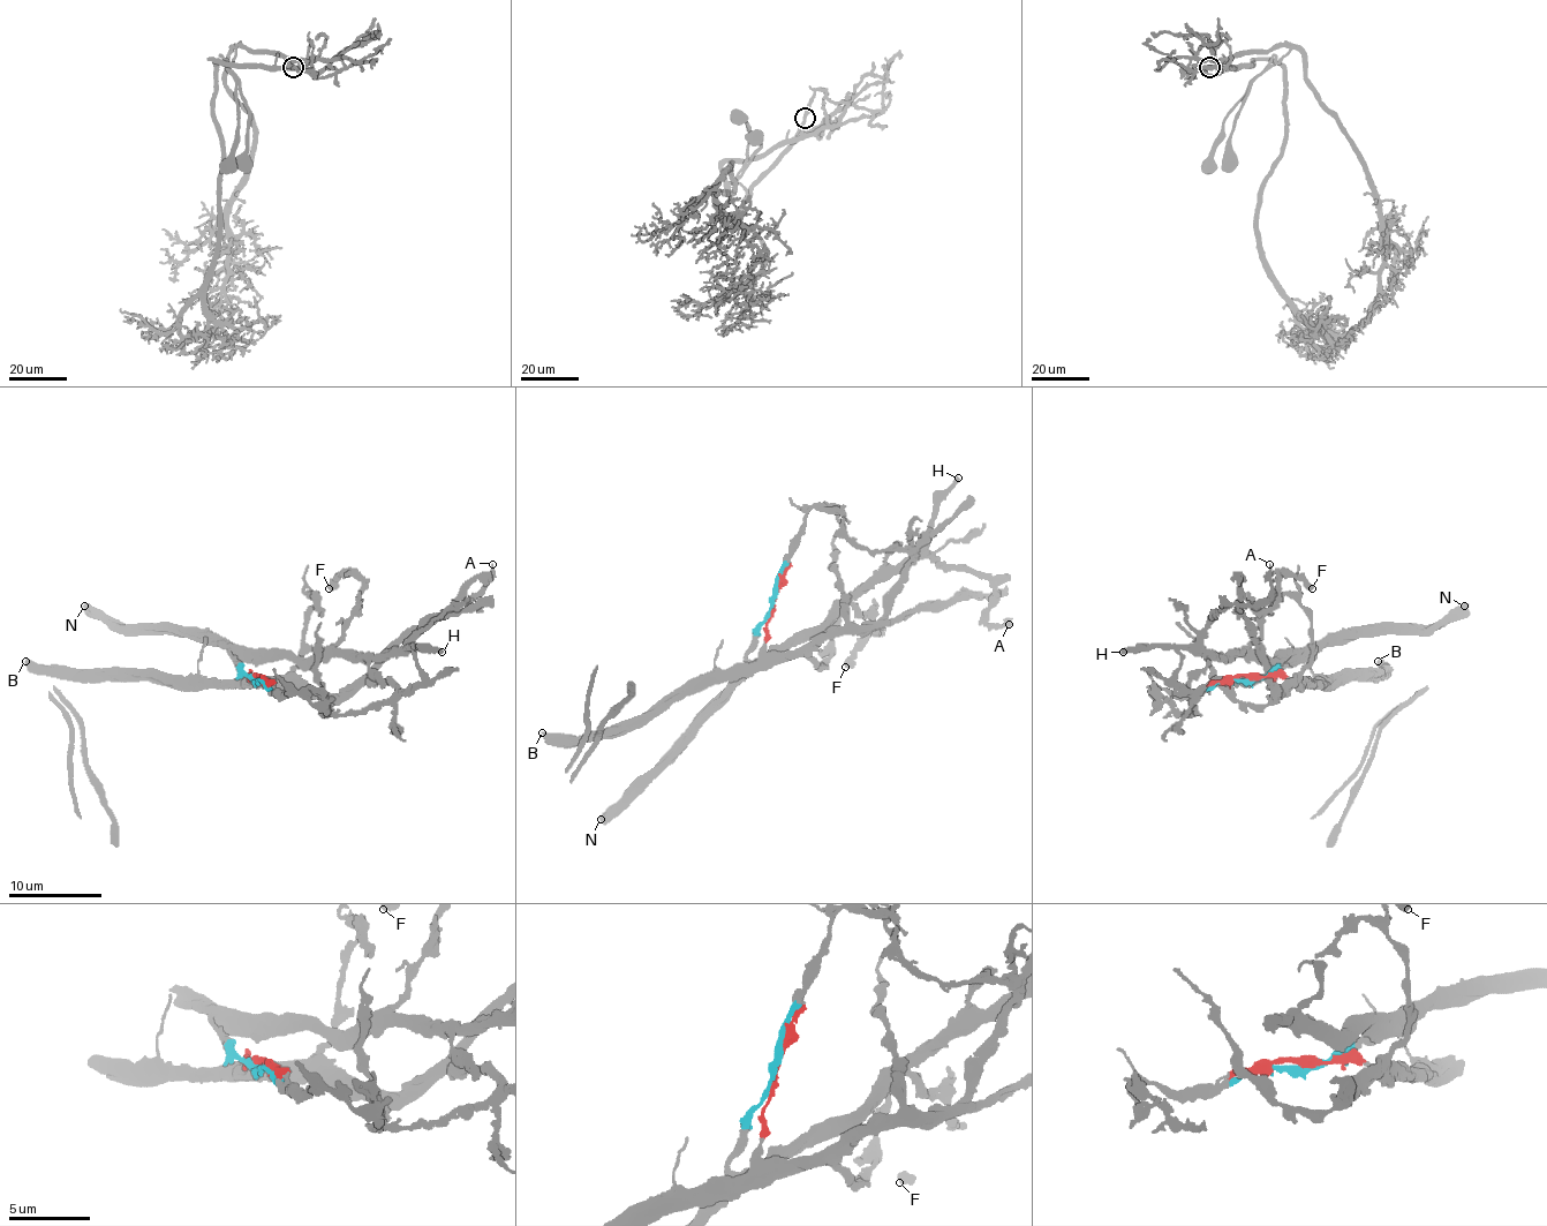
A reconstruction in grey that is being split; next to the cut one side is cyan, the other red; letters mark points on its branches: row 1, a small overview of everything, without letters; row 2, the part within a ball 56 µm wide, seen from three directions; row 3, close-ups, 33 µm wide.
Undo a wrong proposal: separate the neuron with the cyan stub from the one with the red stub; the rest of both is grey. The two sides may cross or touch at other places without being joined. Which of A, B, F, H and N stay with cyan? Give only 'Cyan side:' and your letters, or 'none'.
Cyan side: A, F, H, N

